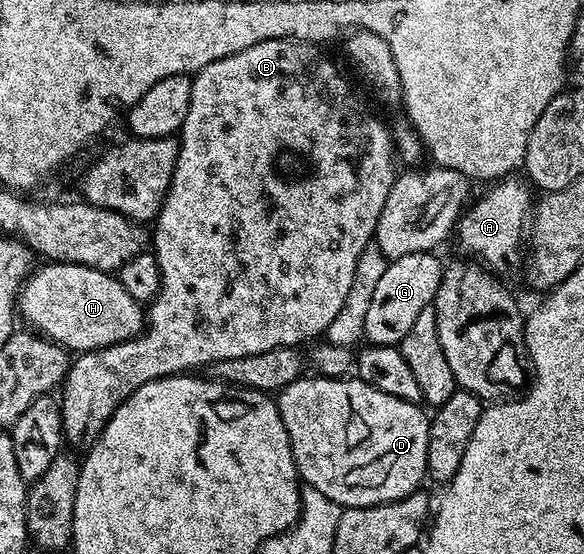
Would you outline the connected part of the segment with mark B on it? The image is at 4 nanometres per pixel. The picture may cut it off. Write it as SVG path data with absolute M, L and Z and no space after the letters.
M271 39L270 41L262 41L250 45L246 49L242 49L233 55L222 57L218 61L214 61L210 65L206 65L201 71L195 72L192 79L192 93L190 99L190 113L186 113L186 121L179 129L178 142L180 144L180 152L178 153L178 161L176 168L172 174L172 180L168 186L168 192L164 194L164 204L160 207L160 214L154 220L154 254L158 265L160 266L160 292L156 298L152 300L146 311L146 326L140 334L135 335L132 339L127 339L121 343L115 343L109 347L103 347L97 351L86 351L77 354L71 360L68 373L64 376L62 384L62 392L59 396L60 412L62 413L62 421L64 422L64 437L70 444L73 443L81 449L87 448L96 442L96 438L100 436L100 432L104 430L105 425L110 421L110 417L114 417L114 413L129 399L136 390L142 385L146 385L155 379L164 379L167 375L179 375L181 373L193 372L196 368L205 365L211 365L218 361L224 361L230 357L250 357L250 353L266 353L266 349L274 349L275 347L296 347L300 345L303 339L307 341L315 340L317 337L323 336L327 327L338 311L342 309L342 305L346 302L346 295L350 291L350 285L353 284L354 271L358 266L359 255L366 247L373 242L376 226L378 225L378 217L382 214L382 209L386 203L386 197L390 194L391 186L394 185L398 176L398 156L394 150L394 135L388 127L356 96L354 88L348 84L348 79L342 72L336 68L336 63L328 55L323 55L321 48L314 43L304 43L301 39Z

